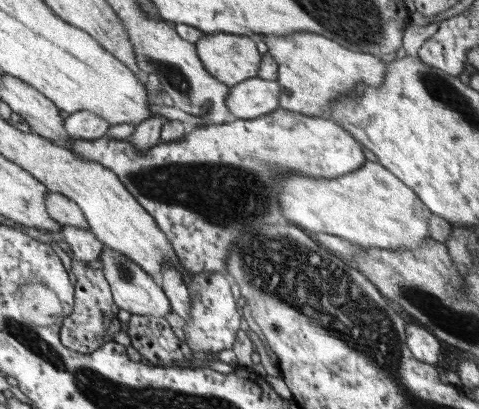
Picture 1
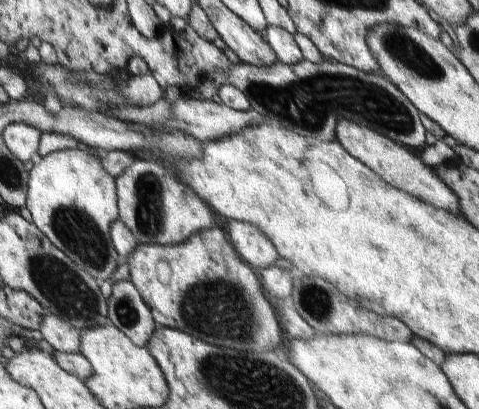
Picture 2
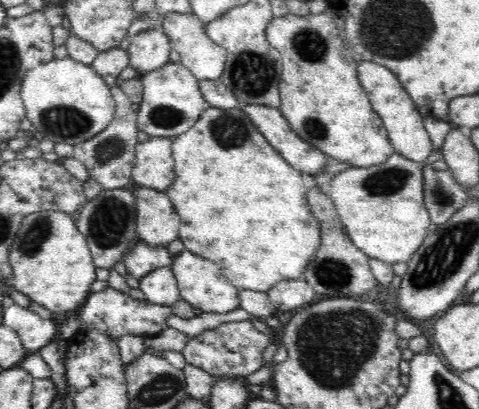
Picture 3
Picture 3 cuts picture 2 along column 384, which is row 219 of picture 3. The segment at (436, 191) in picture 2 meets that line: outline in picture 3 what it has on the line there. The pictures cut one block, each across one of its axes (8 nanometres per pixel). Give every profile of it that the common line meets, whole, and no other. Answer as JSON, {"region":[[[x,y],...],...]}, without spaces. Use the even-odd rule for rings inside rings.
{"region":[[[152,188],[132,190],[136,198],[136,236],[138,242],[150,244],[152,248],[168,246],[178,238],[180,216],[174,212],[172,202],[164,192]]]}

